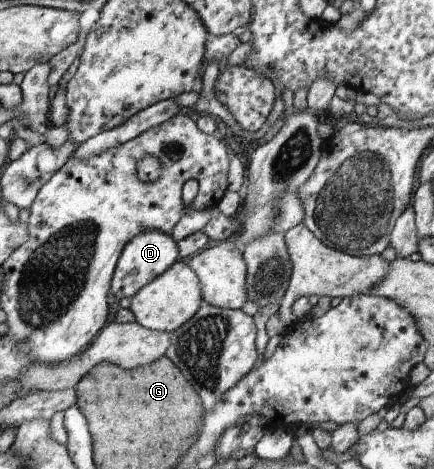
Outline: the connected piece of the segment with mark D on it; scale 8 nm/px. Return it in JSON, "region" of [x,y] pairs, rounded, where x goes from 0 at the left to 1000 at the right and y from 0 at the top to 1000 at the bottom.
{"region":[[[366,490],[323,495],[300,518],[290,520],[288,533],[272,554],[256,623],[274,638],[306,635],[329,612],[348,606],[376,580],[389,578],[394,565],[408,559],[408,550],[412,550],[408,516],[394,507],[394,499],[376,499]]]}

